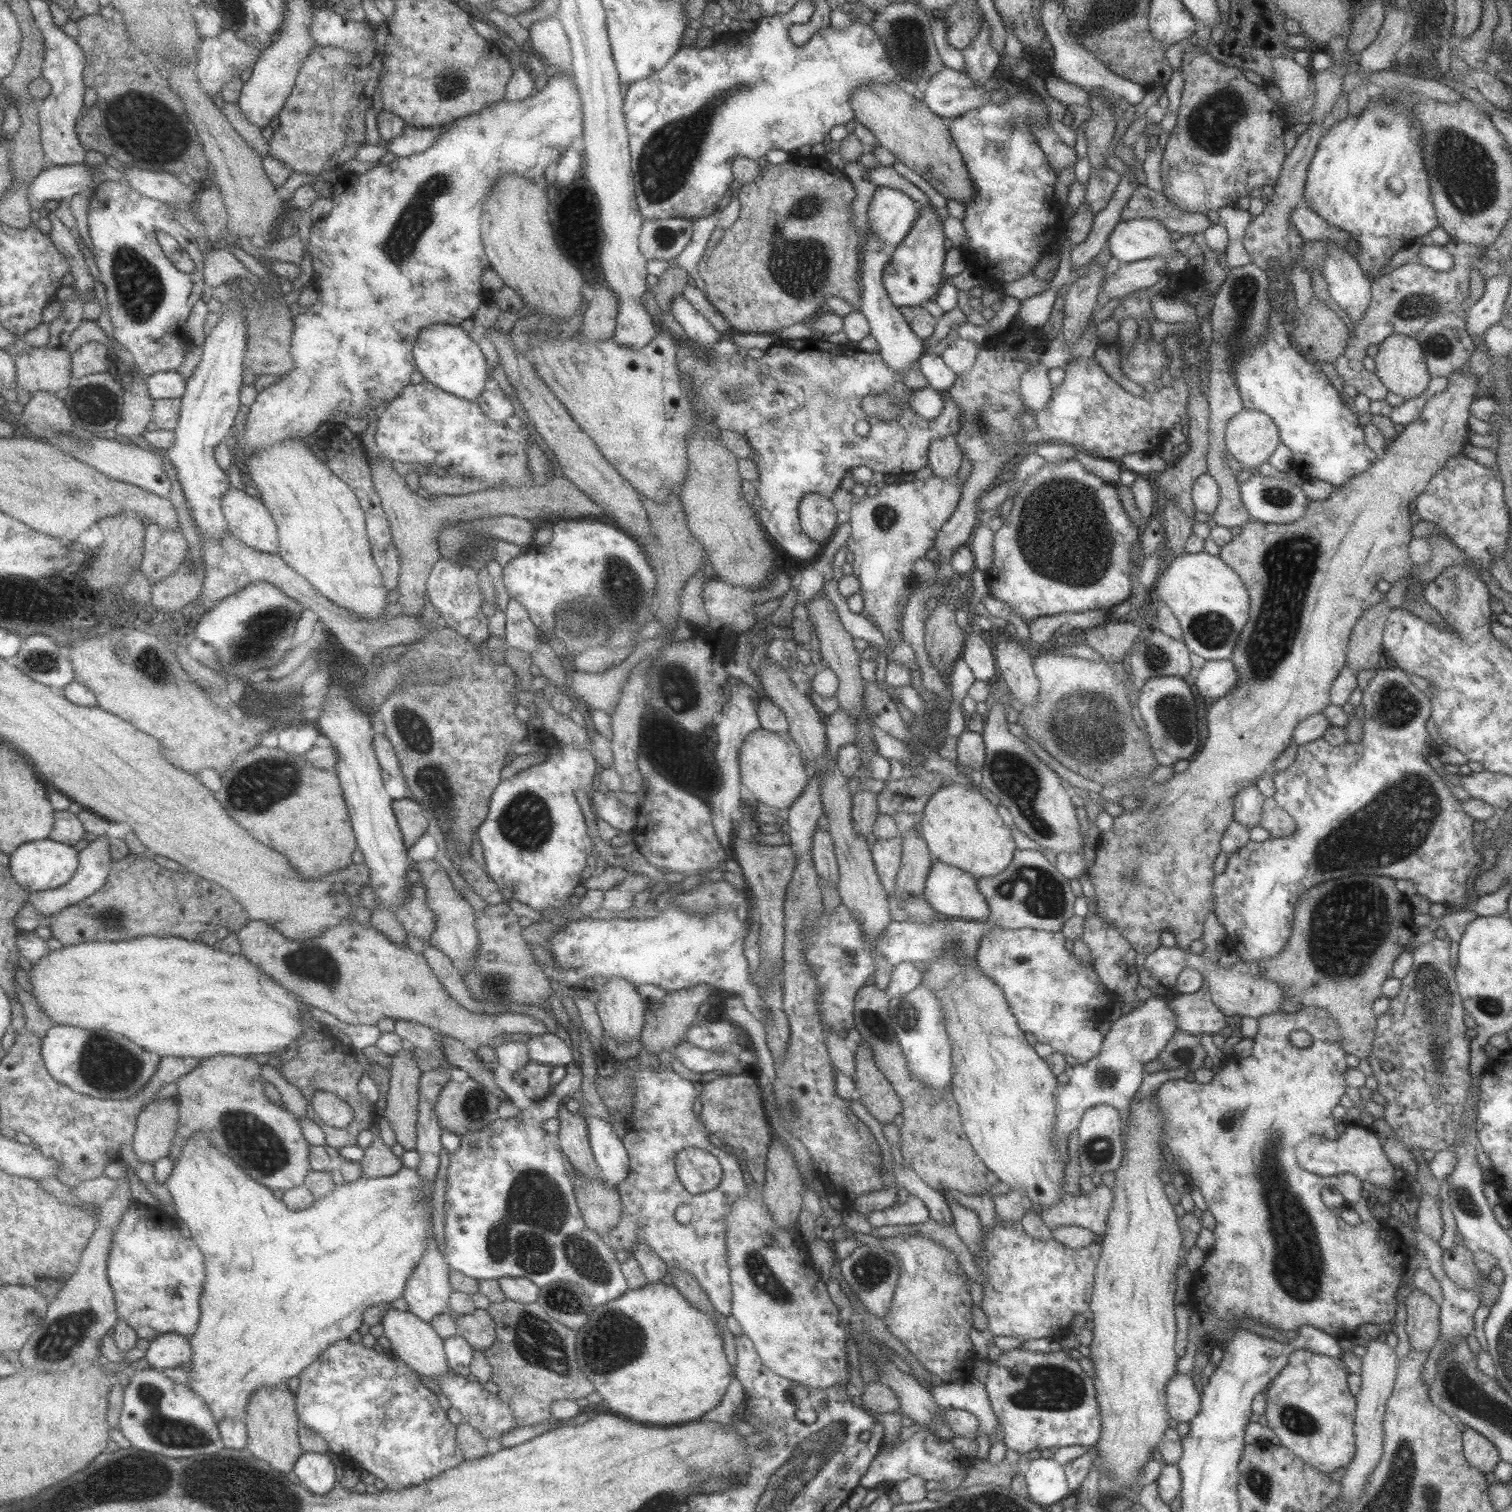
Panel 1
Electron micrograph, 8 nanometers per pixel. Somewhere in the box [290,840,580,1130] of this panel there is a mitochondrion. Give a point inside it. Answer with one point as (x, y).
(475, 1107)

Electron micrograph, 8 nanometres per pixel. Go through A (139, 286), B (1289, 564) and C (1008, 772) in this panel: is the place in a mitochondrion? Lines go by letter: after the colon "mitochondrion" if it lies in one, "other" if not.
A: mitochondrion
B: mitochondrion
C: mitochondrion

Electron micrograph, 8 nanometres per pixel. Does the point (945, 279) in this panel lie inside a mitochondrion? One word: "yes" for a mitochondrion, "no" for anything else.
no

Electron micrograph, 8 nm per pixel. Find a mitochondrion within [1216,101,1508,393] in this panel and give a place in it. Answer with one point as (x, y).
(1473, 190)

